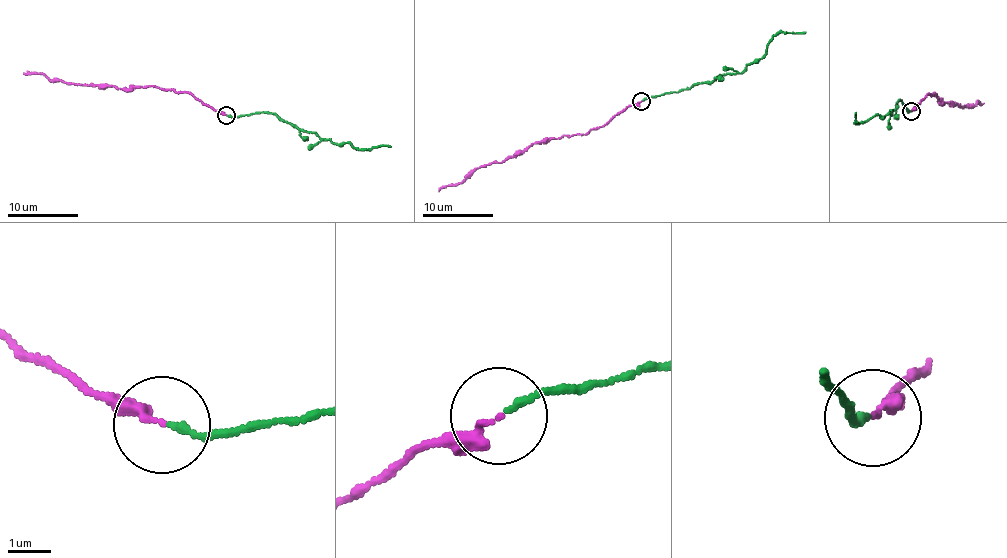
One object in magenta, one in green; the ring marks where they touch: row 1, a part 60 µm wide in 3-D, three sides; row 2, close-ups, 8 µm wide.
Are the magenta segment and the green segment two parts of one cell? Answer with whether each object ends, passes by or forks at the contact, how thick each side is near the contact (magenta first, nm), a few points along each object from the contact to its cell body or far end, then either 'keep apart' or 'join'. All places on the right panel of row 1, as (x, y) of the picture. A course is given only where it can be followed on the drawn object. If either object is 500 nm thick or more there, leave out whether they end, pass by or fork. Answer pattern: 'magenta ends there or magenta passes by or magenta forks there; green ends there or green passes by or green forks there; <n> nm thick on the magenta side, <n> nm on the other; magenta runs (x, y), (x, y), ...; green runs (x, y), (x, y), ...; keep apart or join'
magenta ends there; green ends there; 190 nm thick on the magenta side, 150 nm on the other; magenta runs (910, 111), (929, 94), (936, 92), (935, 97), (943, 105), (947, 102), (964, 108), (984, 102); green runs (910, 111), (899, 99), (891, 114), (884, 117), (877, 115), (858, 123), (855, 121), (855, 114); join

